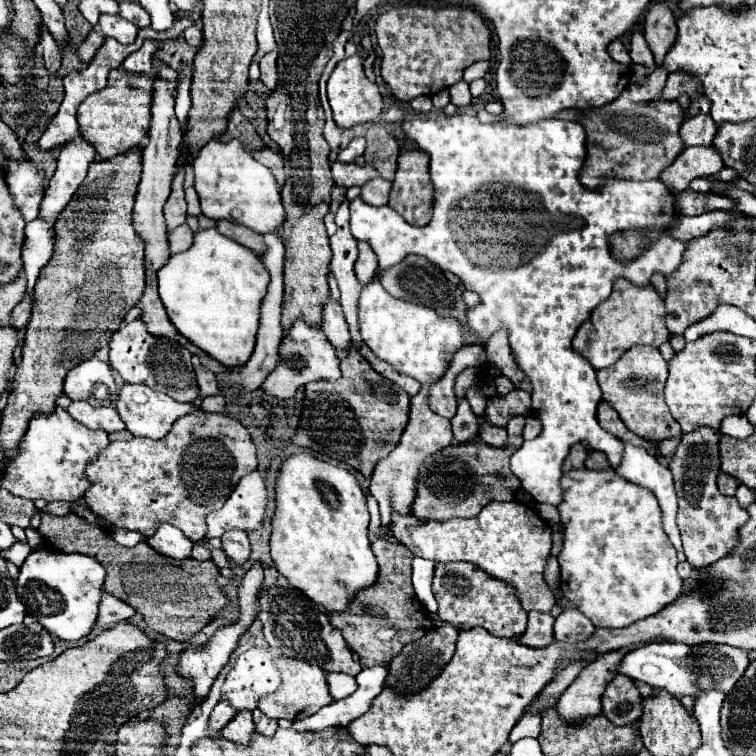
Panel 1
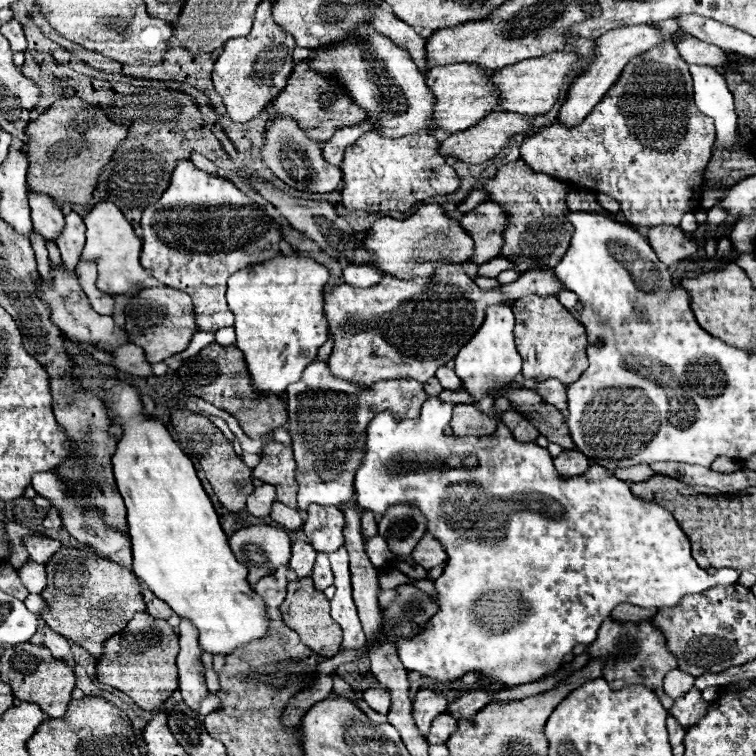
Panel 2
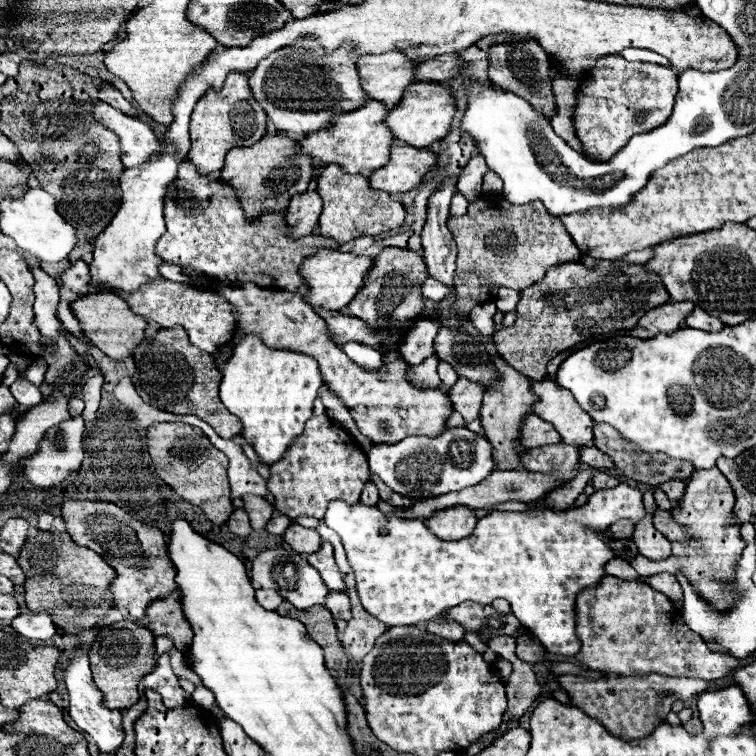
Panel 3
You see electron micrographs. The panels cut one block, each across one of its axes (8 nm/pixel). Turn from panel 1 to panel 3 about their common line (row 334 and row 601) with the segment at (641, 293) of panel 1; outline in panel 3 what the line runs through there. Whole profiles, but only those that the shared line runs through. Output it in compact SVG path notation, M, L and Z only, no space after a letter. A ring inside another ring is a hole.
M604 576L598 586L580 590L576 596L576 632L582 640L582 650L576 656L578 662L614 676L646 676L656 672L718 680L740 666L736 658L712 652L698 634L686 628L680 610L662 592L634 580Z

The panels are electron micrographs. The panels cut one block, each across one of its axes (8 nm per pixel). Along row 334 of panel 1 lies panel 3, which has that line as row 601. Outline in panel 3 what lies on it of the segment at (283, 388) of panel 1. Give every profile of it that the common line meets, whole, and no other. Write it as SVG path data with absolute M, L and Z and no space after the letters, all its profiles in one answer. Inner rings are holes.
M282 548L266 550L258 554L252 562L252 582L260 588L276 590L284 600L294 604L298 610L308 610L312 606L322 606L330 590L326 588L318 570L314 570L300 554L290 554Z

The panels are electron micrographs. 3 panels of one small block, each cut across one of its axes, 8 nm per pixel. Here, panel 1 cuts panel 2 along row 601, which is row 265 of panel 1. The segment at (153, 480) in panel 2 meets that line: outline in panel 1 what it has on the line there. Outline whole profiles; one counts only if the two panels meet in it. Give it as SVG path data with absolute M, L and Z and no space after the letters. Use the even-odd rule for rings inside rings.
M208 228L196 232L190 250L172 254L156 274L160 300L176 330L220 364L244 366L254 350L260 302L270 282L258 254Z

